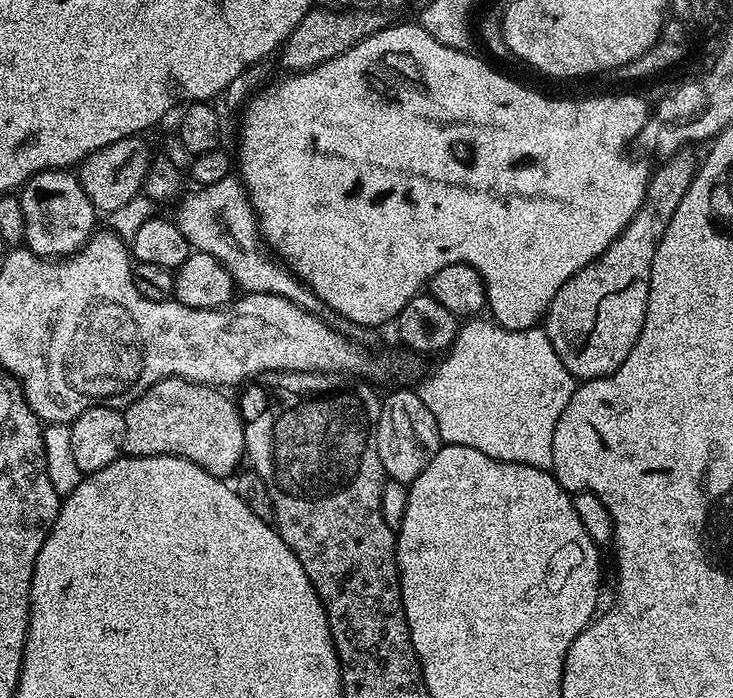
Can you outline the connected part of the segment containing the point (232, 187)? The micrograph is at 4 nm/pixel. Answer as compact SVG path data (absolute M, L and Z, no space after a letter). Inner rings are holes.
M230 174L218 182L205 184L195 190L197 192L193 196L185 195L179 201L180 209L174 213L178 230L182 230L189 249L210 254L210 258L218 258L218 262L230 270L232 281L241 293L265 292L286 298L305 310L317 307L318 301L311 288L306 287L292 273L291 268L274 258L265 244L264 237L260 235L260 223L252 208L252 200L235 175Z

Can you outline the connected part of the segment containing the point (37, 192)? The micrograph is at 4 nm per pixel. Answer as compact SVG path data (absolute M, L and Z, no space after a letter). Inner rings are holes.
M51 168L39 172L24 183L18 197L25 214L25 236L23 243L35 256L63 258L79 252L92 233L97 231L98 213L96 207L86 198L80 177L75 171Z

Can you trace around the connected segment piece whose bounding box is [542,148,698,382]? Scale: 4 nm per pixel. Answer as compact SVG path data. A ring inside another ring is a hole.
M690 148L680 149L651 173L643 206L635 212L622 234L599 258L578 270L578 274L554 294L542 327L550 338L550 346L554 346L554 354L562 358L562 366L566 366L577 381L612 373L626 360L638 340L649 300L654 254L698 167L698 156L693 152Z

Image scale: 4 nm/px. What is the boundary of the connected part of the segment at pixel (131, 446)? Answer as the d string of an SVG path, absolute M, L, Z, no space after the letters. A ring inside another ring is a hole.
M181 376L150 386L146 394L123 409L123 451L129 456L177 456L194 462L212 476L231 477L241 467L240 459L243 461L246 456L244 420L239 407L220 392L223 391L219 387L195 384Z

